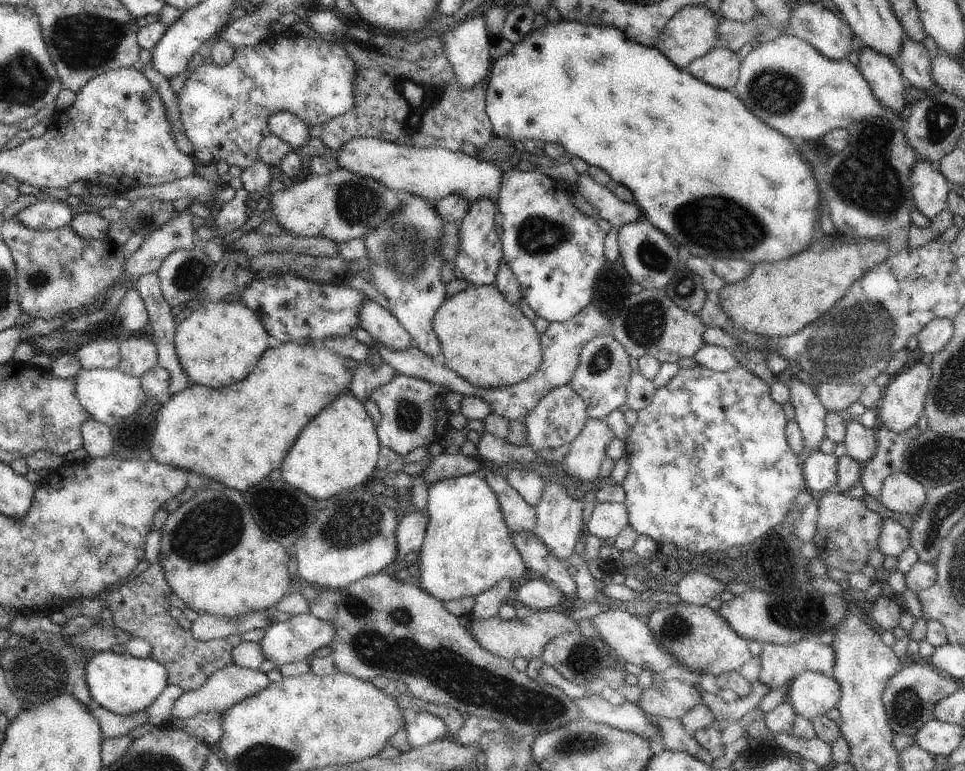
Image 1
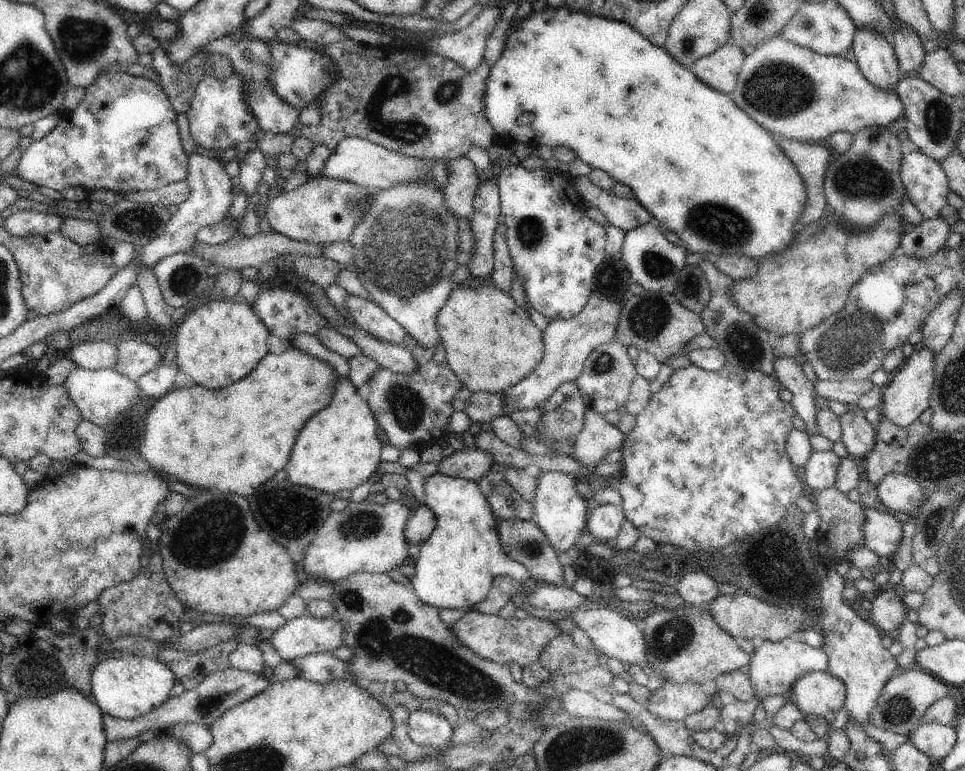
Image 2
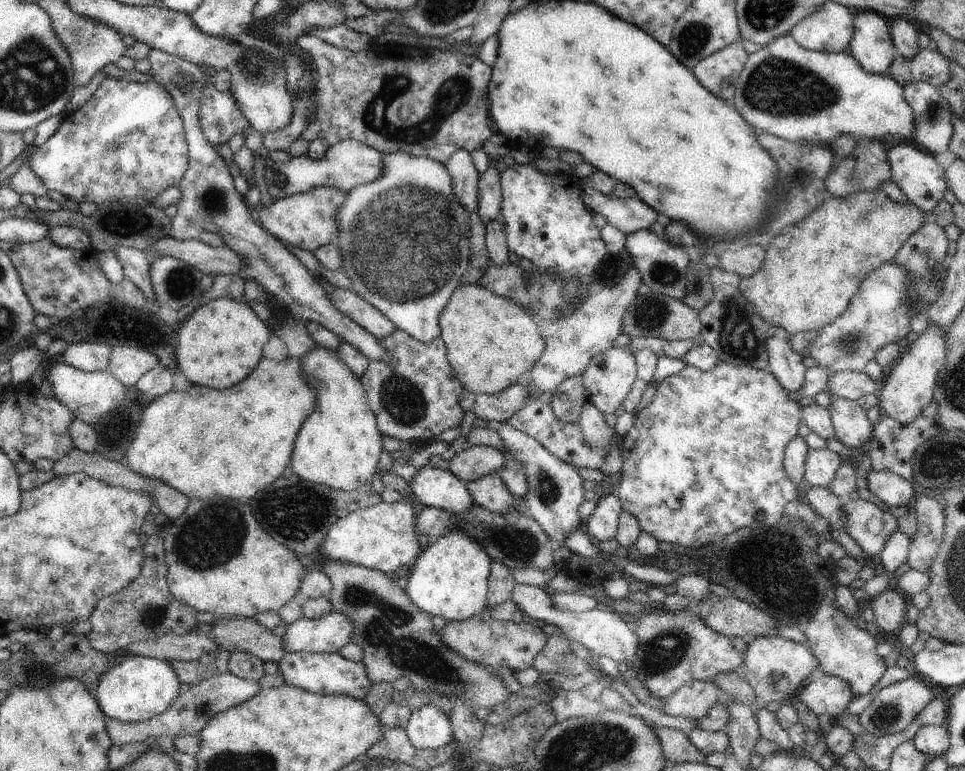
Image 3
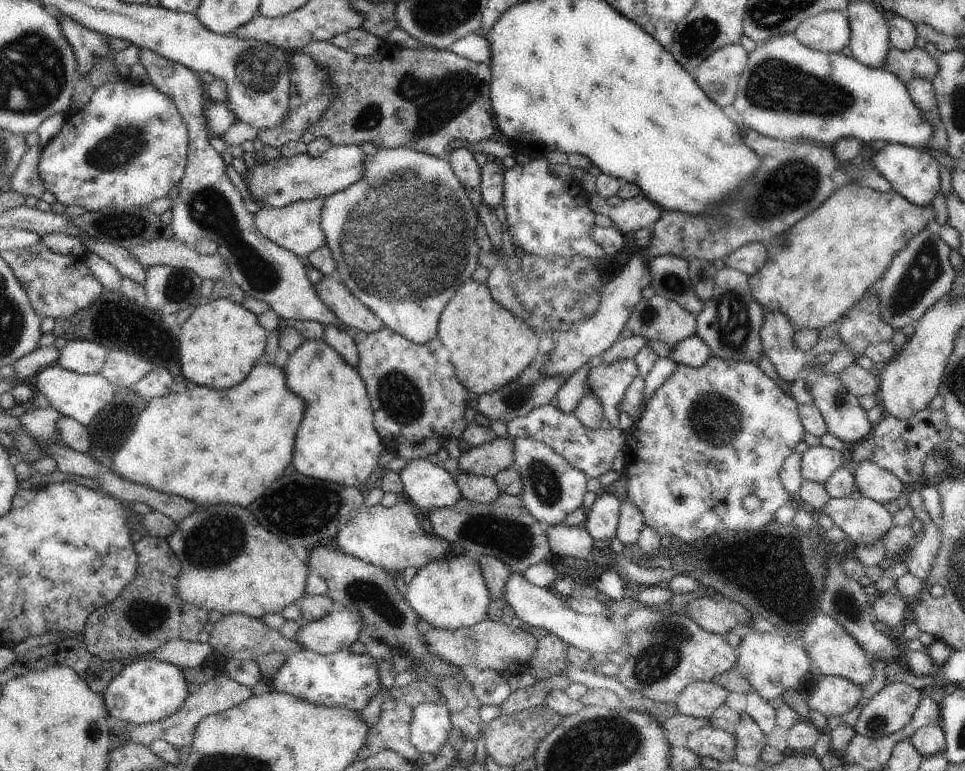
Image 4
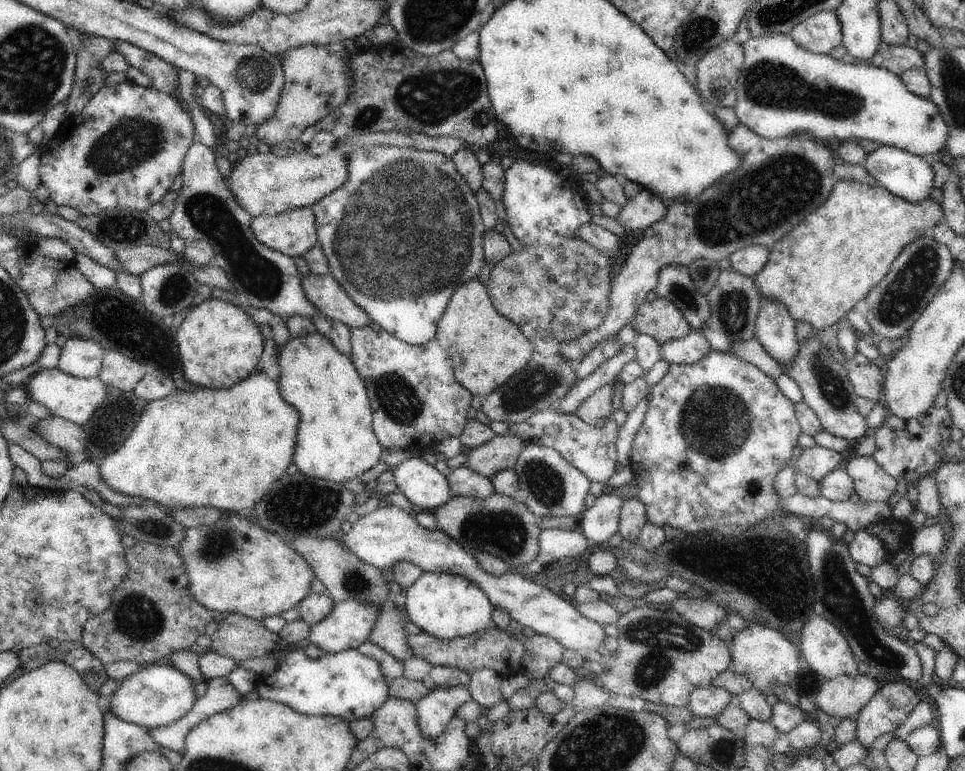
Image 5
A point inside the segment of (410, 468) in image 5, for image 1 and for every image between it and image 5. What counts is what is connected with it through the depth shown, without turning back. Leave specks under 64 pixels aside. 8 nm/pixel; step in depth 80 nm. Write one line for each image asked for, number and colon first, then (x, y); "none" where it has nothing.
1: (467, 548)
2: (456, 564)
3: (434, 487)
4: (426, 484)

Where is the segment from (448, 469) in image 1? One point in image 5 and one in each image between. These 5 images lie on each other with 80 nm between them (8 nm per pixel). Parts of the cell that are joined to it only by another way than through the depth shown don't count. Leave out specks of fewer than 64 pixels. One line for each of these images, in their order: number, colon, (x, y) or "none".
2: (472, 464)
3: (477, 461)
4: (488, 459)
5: (501, 453)

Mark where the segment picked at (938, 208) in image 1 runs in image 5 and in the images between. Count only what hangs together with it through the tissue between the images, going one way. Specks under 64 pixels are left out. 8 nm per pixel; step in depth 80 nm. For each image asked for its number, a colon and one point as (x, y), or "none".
2: (925, 183)
3: (919, 176)
4: (913, 173)
5: (906, 175)

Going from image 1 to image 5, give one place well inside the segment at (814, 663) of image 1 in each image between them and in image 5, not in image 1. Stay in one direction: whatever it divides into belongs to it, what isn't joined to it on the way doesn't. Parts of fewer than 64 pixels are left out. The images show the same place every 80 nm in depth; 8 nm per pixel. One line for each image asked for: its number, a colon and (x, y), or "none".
2: (774, 667)
3: (775, 667)
4: (772, 665)
5: (763, 655)

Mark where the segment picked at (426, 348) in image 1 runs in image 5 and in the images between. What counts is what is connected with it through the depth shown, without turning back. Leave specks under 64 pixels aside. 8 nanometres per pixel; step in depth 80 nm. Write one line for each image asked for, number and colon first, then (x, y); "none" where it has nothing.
2: (404, 247)
3: (409, 274)
4: (406, 276)
5: (402, 277)

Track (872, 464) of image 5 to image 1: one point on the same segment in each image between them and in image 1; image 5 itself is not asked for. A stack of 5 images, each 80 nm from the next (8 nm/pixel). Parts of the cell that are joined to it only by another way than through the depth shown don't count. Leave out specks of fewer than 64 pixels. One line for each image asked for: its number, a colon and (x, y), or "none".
1: (900, 493)
2: (900, 493)
3: (894, 490)
4: (872, 482)

